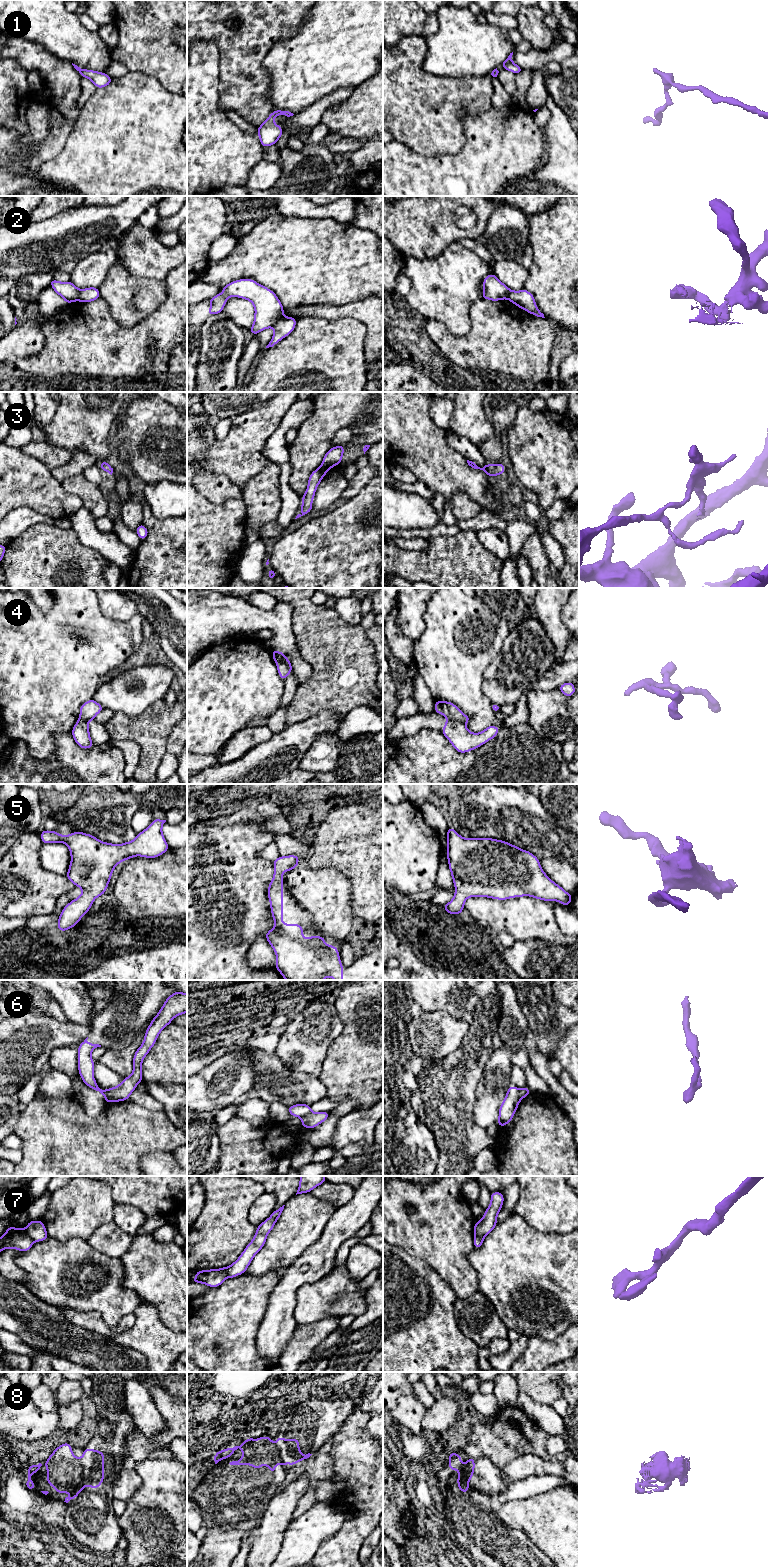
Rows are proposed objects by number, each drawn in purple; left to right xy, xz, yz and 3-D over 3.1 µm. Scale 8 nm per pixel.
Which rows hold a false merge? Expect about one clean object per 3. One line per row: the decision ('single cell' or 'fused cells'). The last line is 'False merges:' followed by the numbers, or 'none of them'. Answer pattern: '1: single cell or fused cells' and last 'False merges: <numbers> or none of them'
1: single cell
2: fused cells
3: single cell
4: fused cells
5: single cell
6: fused cells
7: fused cells
8: fused cells
False merges: 2, 4, 6, 7, 8

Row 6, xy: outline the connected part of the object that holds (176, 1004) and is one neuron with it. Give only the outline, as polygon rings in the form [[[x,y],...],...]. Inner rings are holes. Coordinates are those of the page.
[[[174,992],[164,1002],[158,1014],[146,1029],[144,1041],[133,1058],[133,1072],[115,1087],[109,1088],[106,1097],[115,1101],[126,1101],[142,1079],[142,1061],[154,1046],[160,1032],[178,1015],[187,1013],[187,993]]]

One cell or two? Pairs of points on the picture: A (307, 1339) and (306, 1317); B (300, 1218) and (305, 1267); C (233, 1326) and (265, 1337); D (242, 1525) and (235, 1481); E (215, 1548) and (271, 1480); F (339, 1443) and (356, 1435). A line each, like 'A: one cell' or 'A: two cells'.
A: two cells
B: two cells
C: two cells
D: one cell
E: one cell
F: one cell

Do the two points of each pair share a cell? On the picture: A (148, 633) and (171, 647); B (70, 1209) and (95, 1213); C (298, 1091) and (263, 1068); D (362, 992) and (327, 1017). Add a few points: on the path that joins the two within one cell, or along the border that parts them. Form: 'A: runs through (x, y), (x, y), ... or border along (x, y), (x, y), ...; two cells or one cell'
A: border along (143, 617), (155, 631), (156, 639); two cells
B: runs through (76, 1209), (89, 1209); one cell
C: runs through (289, 1087), (280, 1084), (272, 1076); one cell
D: border along (333, 1004), (343, 1023), (341, 1033); two cells

